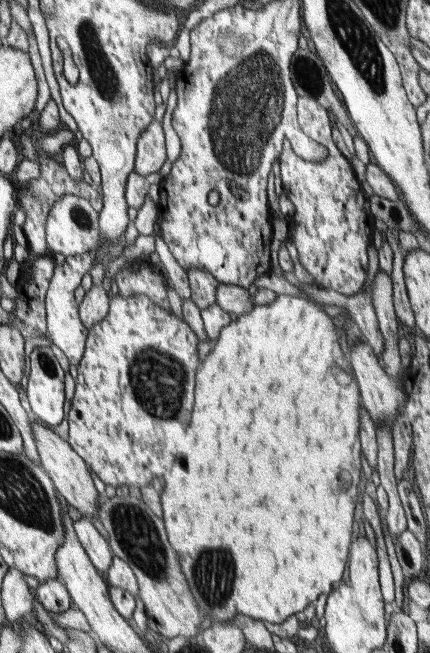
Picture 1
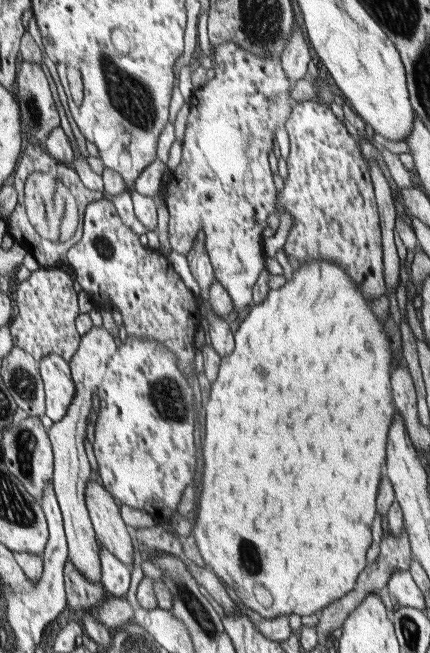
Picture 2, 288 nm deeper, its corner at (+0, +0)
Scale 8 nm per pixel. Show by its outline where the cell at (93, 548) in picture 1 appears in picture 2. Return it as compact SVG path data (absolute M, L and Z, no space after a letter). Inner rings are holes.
M99 546L99 558L101 558L101 584L107 596L121 598L127 592L131 568L117 560L105 546Z

